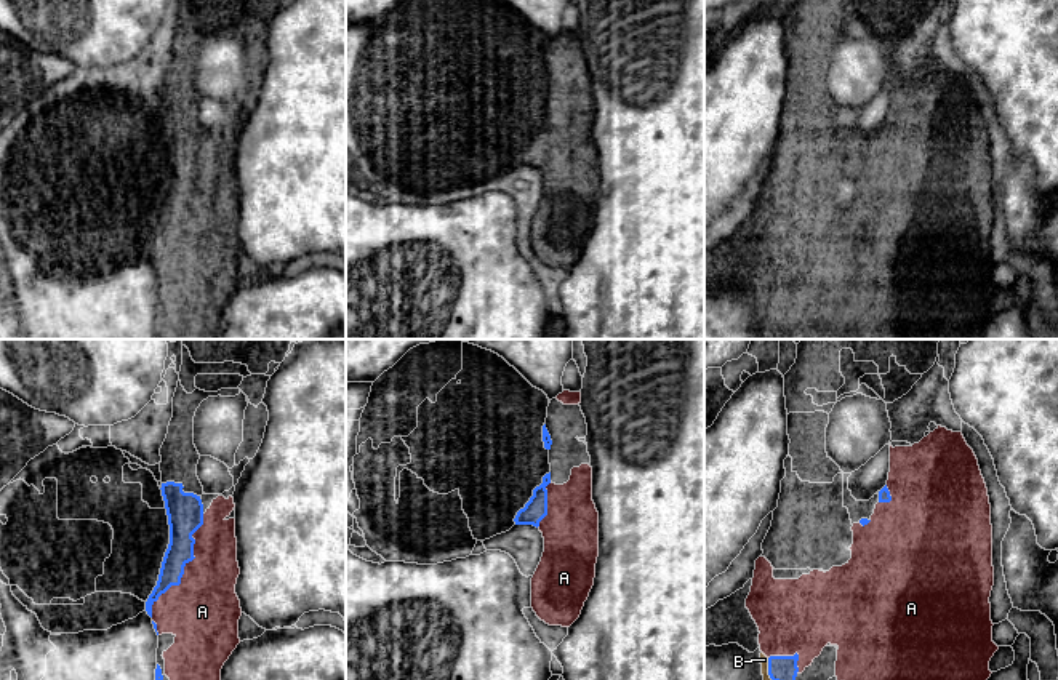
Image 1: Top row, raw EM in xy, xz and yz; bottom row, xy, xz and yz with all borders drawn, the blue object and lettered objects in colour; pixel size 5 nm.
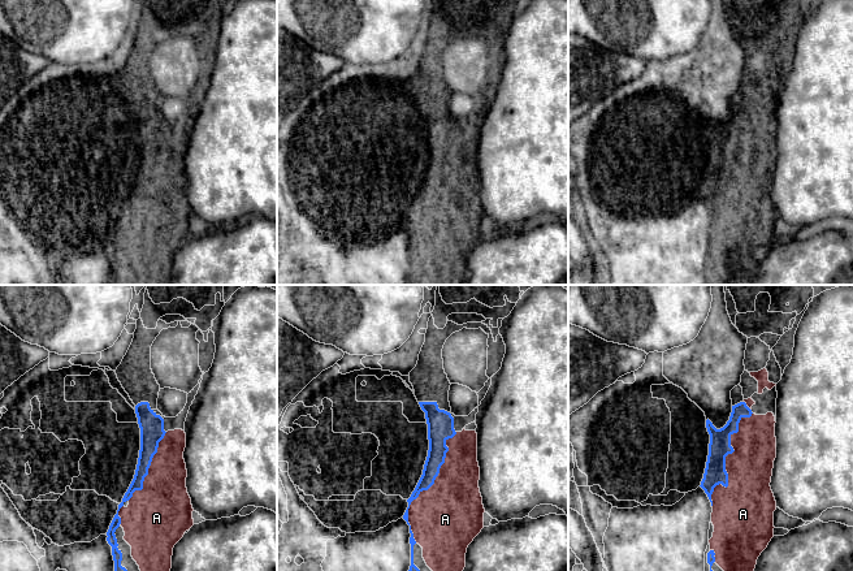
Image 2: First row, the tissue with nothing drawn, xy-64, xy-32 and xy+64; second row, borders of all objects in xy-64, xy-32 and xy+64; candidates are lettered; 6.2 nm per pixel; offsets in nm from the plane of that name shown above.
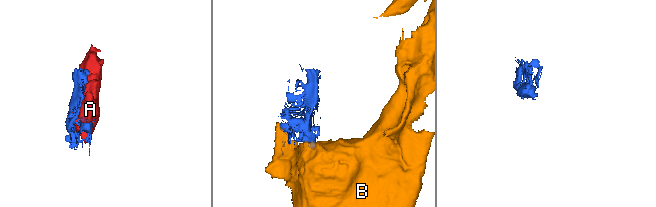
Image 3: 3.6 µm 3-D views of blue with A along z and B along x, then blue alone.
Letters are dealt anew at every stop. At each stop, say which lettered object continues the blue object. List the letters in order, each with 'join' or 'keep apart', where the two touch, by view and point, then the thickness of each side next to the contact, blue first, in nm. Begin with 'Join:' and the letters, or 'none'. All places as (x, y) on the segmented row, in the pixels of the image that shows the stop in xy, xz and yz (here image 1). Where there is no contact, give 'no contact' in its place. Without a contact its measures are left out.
Join: A
A: join; contact xy (183, 568); calibres 170 and 360 nm
B: keep apart; contact yz (769, 669); calibres 130 and 50 nm

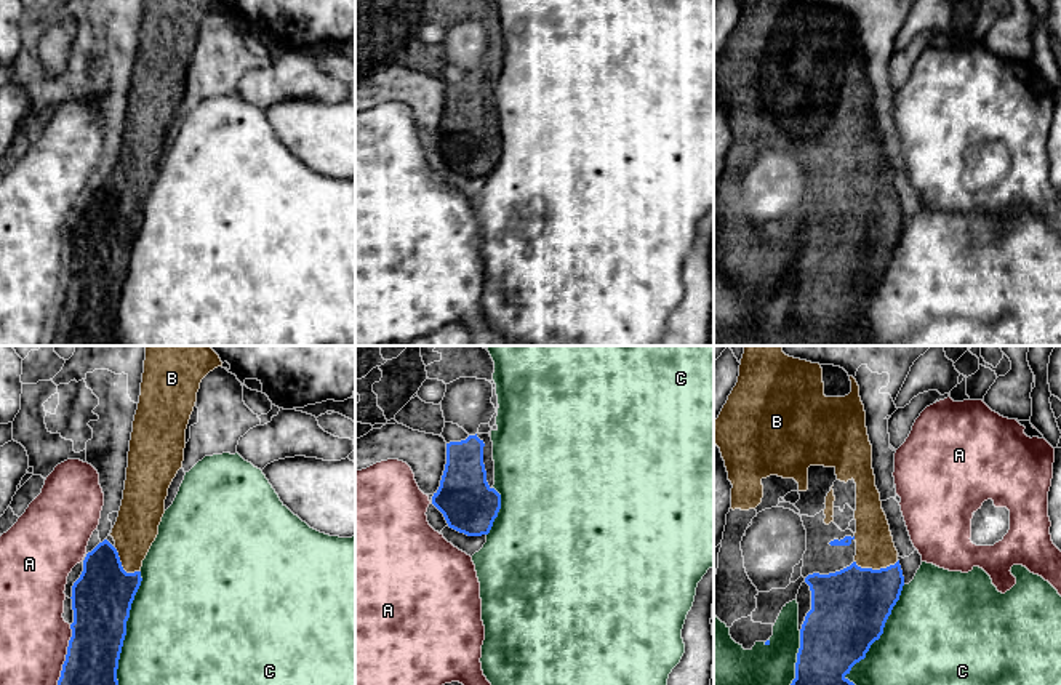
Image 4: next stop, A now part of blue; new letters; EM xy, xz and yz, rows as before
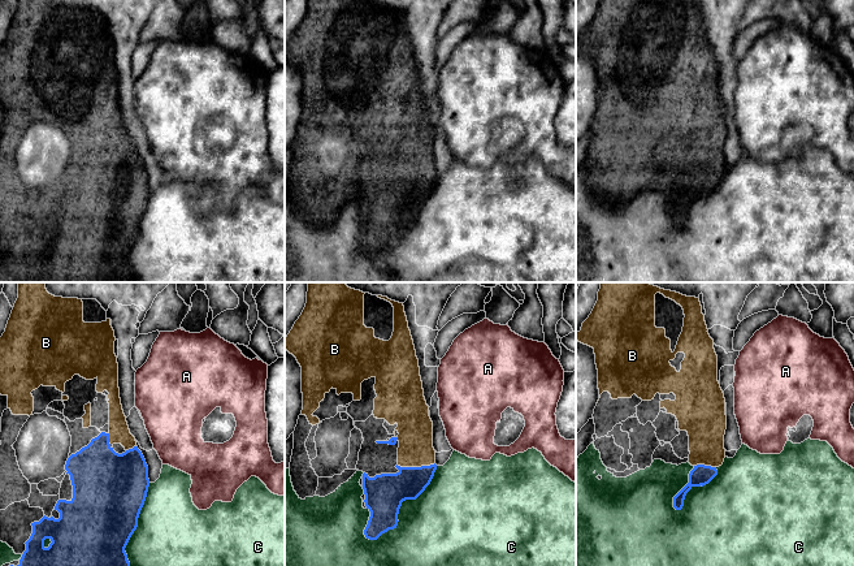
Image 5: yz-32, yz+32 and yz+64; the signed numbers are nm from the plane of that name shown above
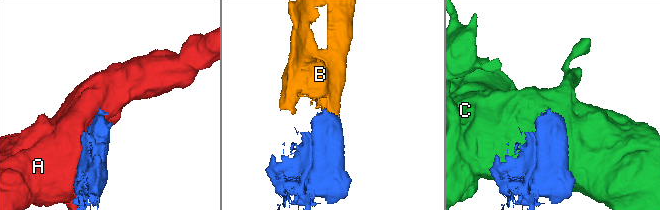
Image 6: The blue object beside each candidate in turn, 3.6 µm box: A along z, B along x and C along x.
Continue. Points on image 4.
Join: B
A: keep apart; contact xy (66, 655); calibres 280 and 340 nm
B: join; contact yz (876, 570); calibres 380 and 190 nm
C: keep apart; contact xy (125, 628); calibres 300 and 500 nm

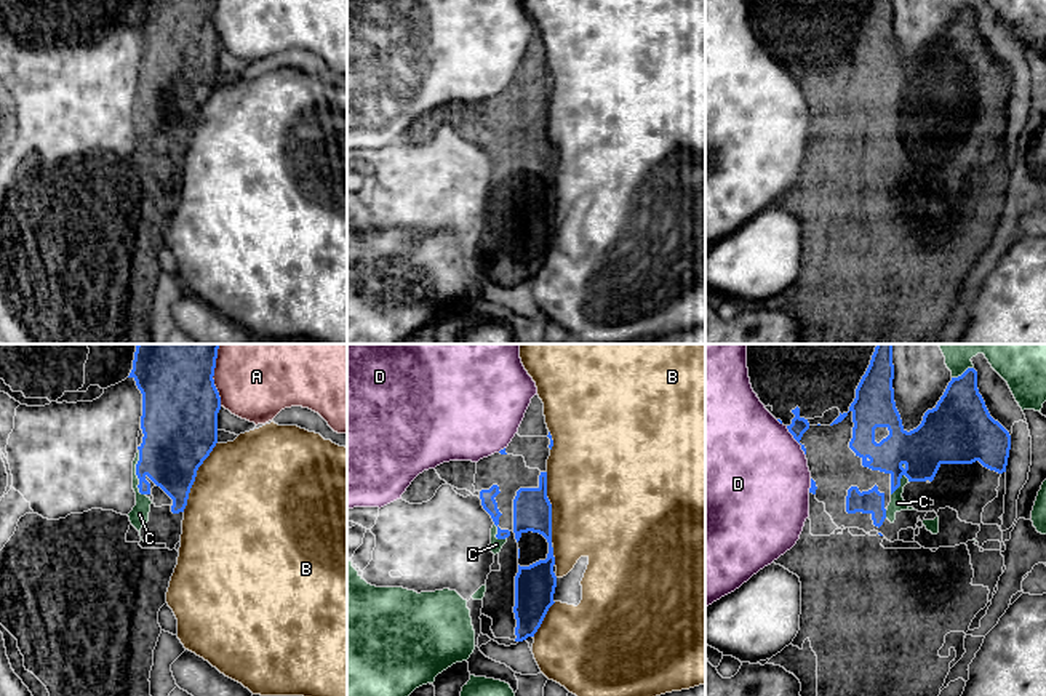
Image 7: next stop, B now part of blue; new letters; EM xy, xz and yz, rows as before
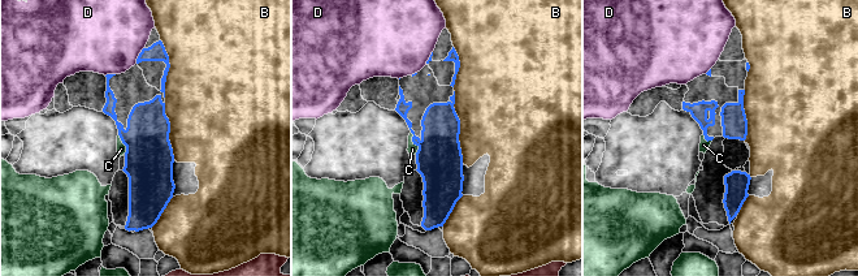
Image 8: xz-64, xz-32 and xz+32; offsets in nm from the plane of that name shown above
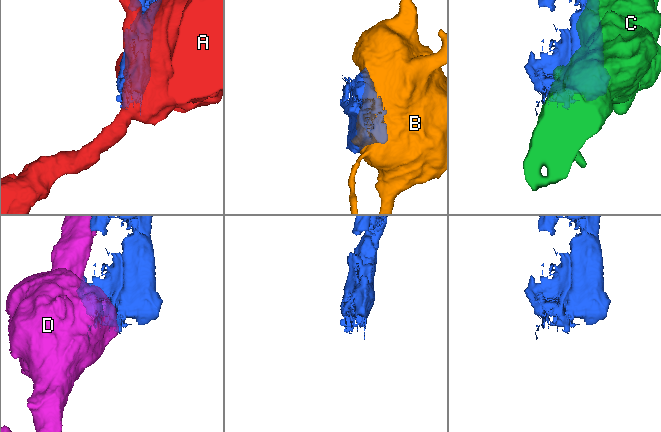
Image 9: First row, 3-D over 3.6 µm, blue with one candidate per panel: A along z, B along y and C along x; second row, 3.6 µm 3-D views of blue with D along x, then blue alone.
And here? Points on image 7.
Join: none
A: keep apart; contact xy (213, 375); calibres 400 and 460 nm
B: keep apart; contact xz (550, 508); calibres 190 and 500 nm
C: keep apart; contact xy (136, 472); calibres 320 and 90 nm
D: keep apart; contact yz (795, 439); calibres 90 and 500 nm

